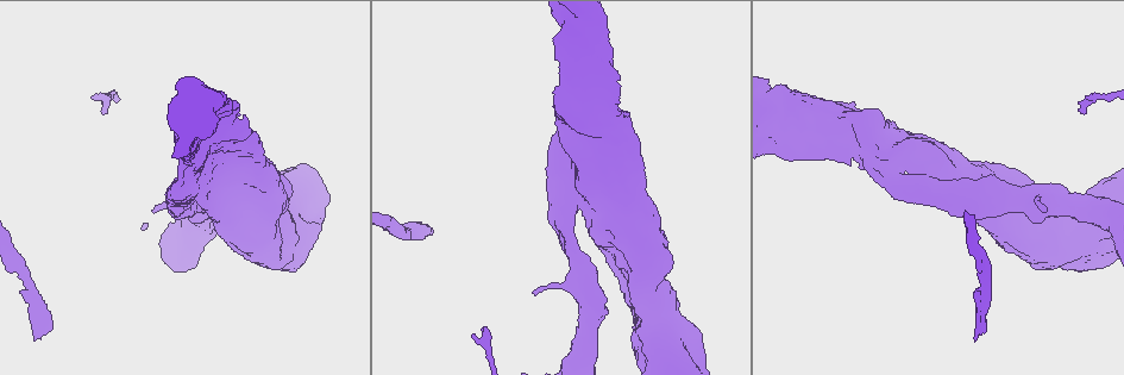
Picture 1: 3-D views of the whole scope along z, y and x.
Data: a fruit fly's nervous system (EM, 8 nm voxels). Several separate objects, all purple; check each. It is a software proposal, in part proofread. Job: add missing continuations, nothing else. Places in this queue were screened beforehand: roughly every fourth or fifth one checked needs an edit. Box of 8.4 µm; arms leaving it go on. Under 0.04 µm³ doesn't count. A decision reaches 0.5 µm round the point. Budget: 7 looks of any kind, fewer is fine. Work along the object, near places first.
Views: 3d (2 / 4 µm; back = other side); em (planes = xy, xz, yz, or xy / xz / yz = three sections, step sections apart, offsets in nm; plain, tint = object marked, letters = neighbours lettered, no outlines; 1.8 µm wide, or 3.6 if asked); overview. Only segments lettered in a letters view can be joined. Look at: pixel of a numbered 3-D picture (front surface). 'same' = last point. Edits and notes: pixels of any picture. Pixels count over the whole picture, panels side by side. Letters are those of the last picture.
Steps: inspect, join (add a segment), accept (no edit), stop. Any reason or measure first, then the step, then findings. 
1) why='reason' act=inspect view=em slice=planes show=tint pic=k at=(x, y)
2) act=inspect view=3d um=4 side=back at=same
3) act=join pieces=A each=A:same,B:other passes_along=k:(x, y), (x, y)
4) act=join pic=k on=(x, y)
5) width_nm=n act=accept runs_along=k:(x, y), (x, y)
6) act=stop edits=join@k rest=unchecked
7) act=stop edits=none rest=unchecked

why='closes a loop' act=inspect view=em slice=planes show=plain pic=1 at=(181, 173)

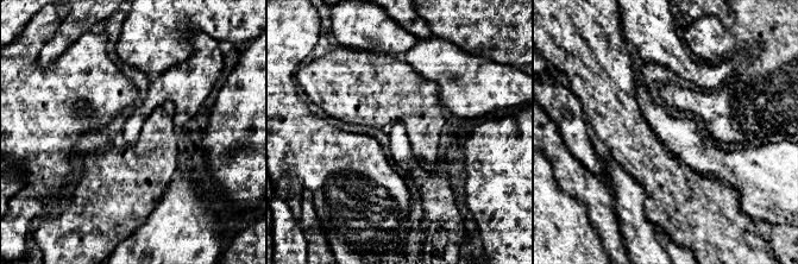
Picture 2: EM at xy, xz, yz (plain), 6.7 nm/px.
why='what lies round it' act=inspect view=em slice=planes show=letters at=same

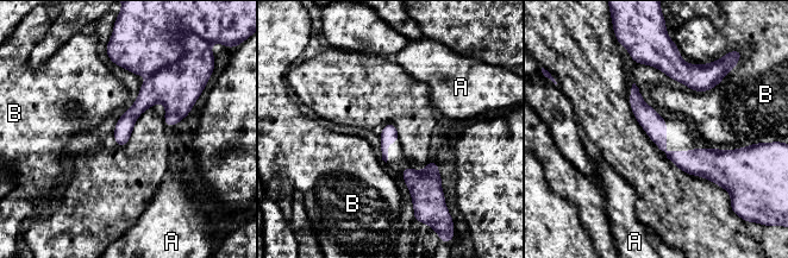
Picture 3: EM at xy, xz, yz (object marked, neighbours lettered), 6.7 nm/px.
act=accept each=A:other,B:other border=3:(721, 81), (708, 90), (690, 90) found='no lettered segment goes on from it'

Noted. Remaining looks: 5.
why='branch stops here' act=inspect view=3d um=2 pic=1 at=(975, 339)

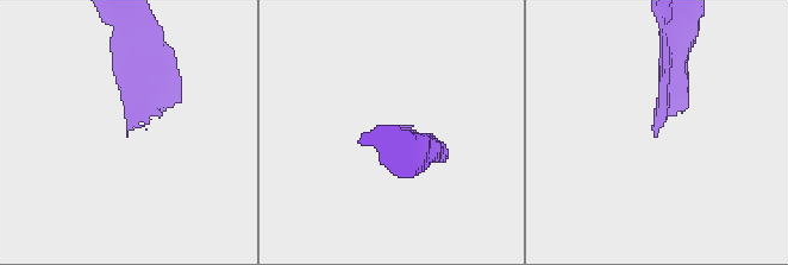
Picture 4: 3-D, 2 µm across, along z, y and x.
act=inspect view=em slice=planes show=letters pic=4 at=(128, 133)

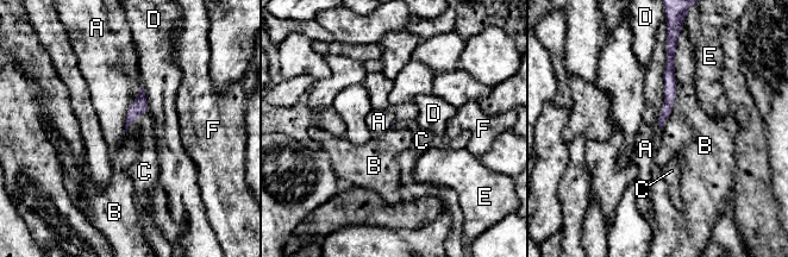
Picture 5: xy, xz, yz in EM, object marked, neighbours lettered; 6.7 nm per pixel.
longest_contact=B:600nm act=join pieces=C each=A:other,B:other,C:same,D:other,E:other,F:other passes_along=5:(139, 106), (136, 117), (143, 126) found='the cell continues'

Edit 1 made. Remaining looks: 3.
act=inspect view=overview

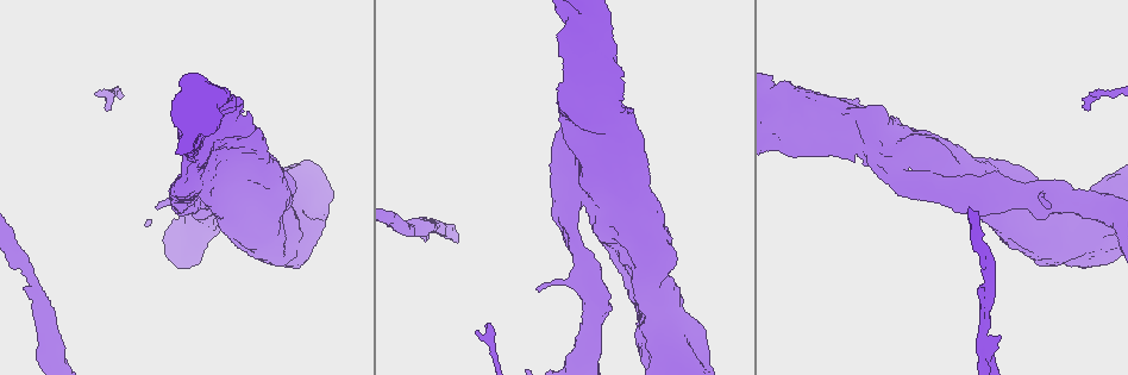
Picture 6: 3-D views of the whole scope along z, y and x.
why='abrupt turn' act=inspect view=em slice=planes show=letters pic=6 at=(1109, 192)

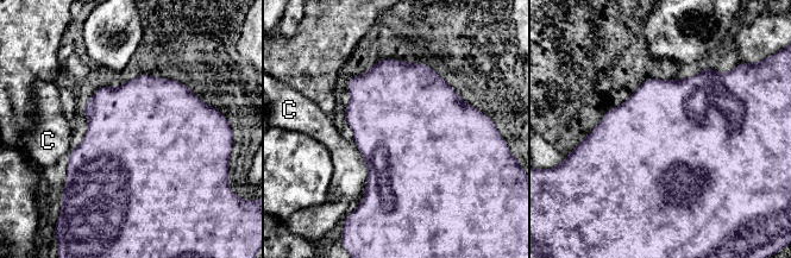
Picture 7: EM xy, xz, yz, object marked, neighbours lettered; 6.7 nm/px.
act=accept each=C:other found='none of them fits'

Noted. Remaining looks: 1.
act=stop edits=join@5 rest=unchecked

